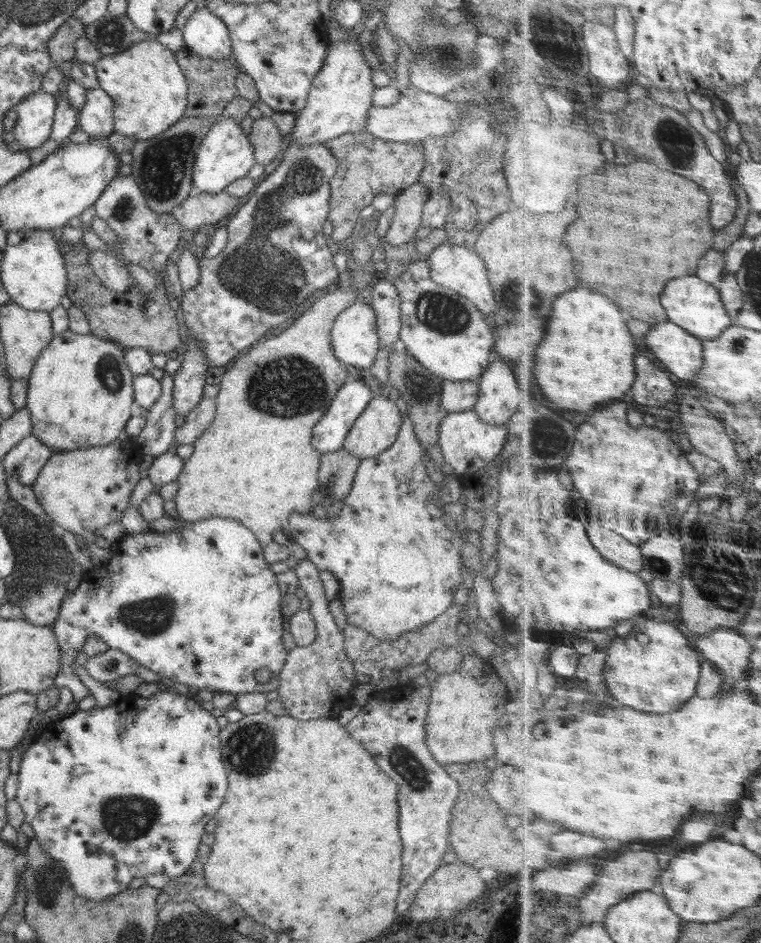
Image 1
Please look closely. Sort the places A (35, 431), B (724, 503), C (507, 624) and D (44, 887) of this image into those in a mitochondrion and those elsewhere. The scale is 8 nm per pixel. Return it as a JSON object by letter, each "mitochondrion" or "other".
{"A":"other","B":"other","C":"other","D":"mitochondrion"}

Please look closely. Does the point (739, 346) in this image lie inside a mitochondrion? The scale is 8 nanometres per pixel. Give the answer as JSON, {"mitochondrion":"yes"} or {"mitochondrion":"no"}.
{"mitochondrion":"yes"}

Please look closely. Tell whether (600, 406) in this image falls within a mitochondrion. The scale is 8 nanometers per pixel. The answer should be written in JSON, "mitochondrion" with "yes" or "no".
{"mitochondrion":"no"}

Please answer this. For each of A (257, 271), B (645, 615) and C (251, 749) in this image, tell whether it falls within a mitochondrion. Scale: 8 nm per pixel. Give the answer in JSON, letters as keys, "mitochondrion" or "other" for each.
{"A":"mitochondrion","B":"other","C":"mitochondrion"}

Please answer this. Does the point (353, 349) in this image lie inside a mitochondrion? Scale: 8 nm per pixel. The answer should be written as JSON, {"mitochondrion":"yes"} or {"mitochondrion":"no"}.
{"mitochondrion":"no"}

